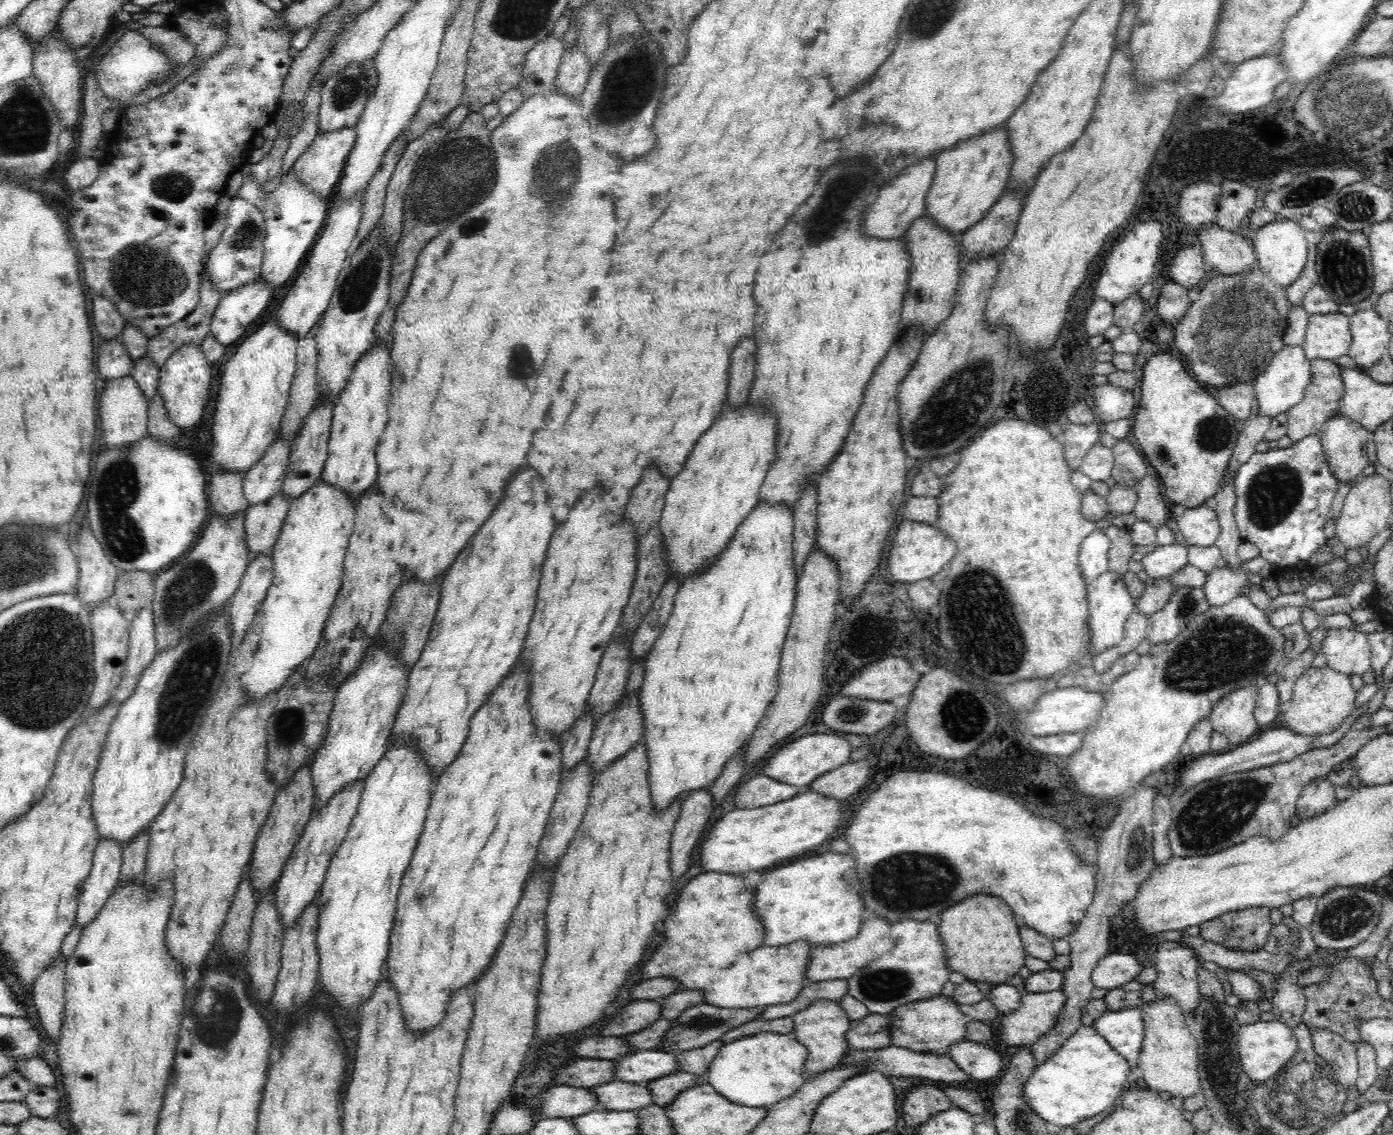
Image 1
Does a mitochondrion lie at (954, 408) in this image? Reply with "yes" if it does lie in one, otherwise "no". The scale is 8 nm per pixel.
yes

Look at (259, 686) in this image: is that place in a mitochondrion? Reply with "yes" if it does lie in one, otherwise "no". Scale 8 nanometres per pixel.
no

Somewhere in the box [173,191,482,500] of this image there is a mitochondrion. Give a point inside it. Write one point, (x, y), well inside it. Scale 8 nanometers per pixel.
(356, 290)

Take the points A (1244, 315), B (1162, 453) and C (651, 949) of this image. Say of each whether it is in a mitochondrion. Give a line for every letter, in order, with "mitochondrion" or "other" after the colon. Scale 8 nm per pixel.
A: mitochondrion
B: mitochondrion
C: other

